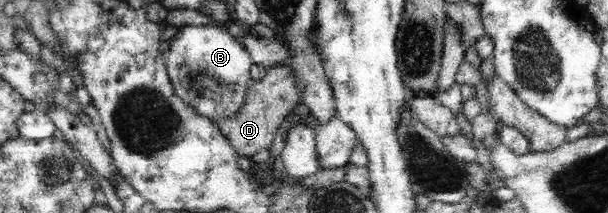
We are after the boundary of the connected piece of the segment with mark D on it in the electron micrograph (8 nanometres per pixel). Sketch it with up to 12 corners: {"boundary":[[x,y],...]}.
{"boundary":[[271,66],[232,115],[213,117],[237,155],[271,147],[300,104],[295,72]]}

